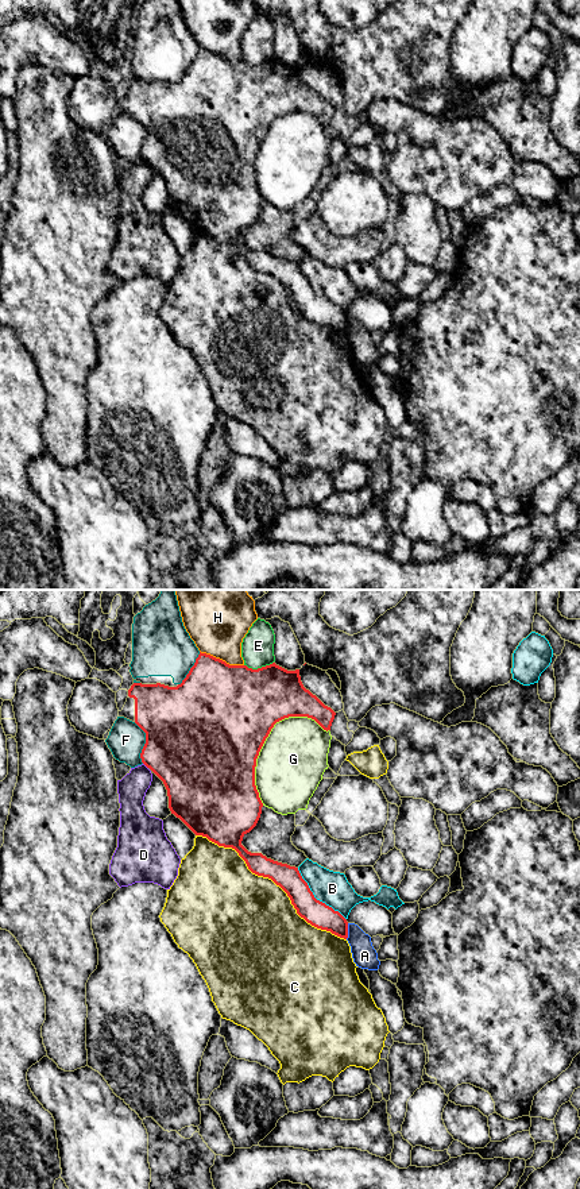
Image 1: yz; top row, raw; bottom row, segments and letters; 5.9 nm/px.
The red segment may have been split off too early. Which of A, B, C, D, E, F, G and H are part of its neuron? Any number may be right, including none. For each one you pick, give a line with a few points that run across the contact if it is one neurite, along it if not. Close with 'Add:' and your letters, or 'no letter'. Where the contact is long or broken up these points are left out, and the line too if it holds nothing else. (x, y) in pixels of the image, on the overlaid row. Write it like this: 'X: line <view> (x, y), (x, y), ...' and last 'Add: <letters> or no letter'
Add: no letter

